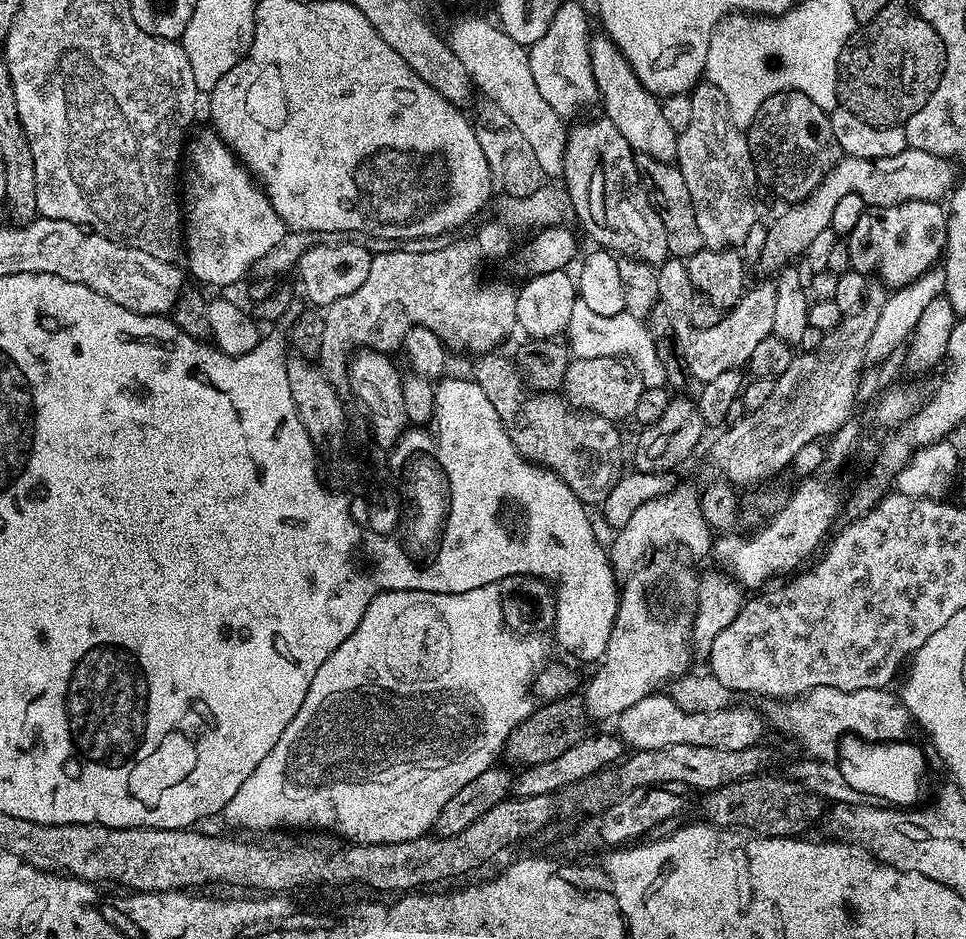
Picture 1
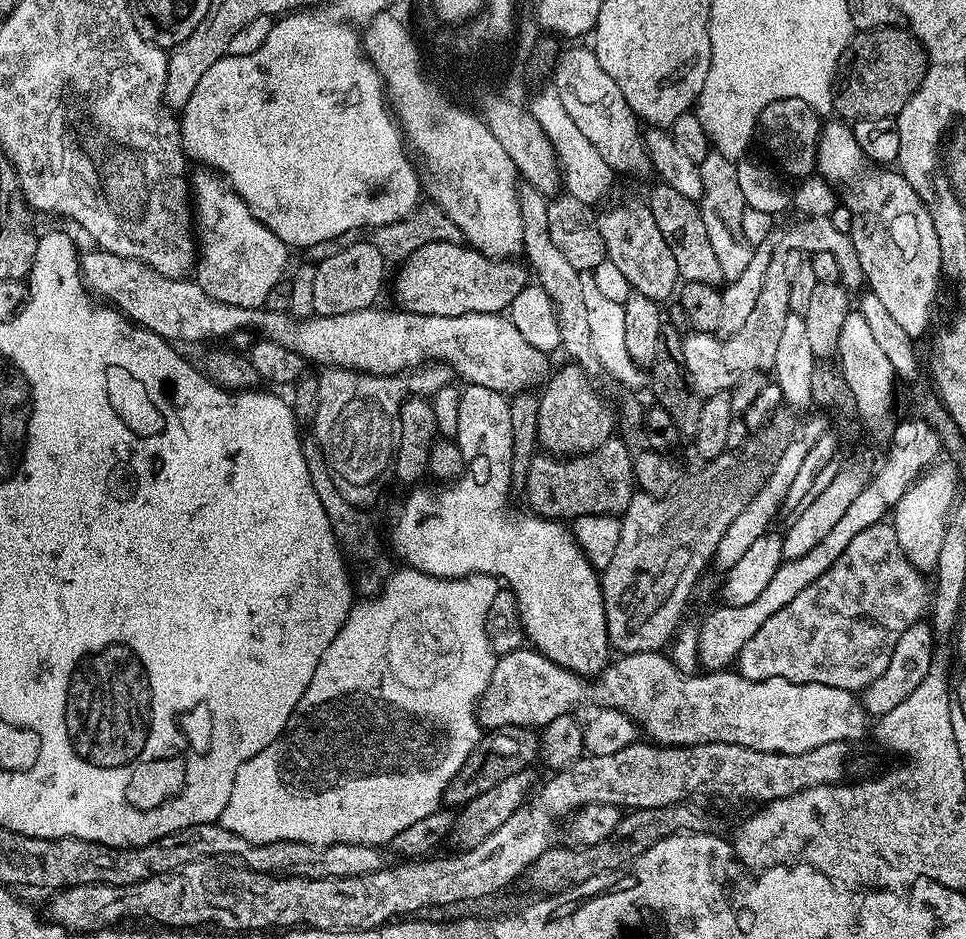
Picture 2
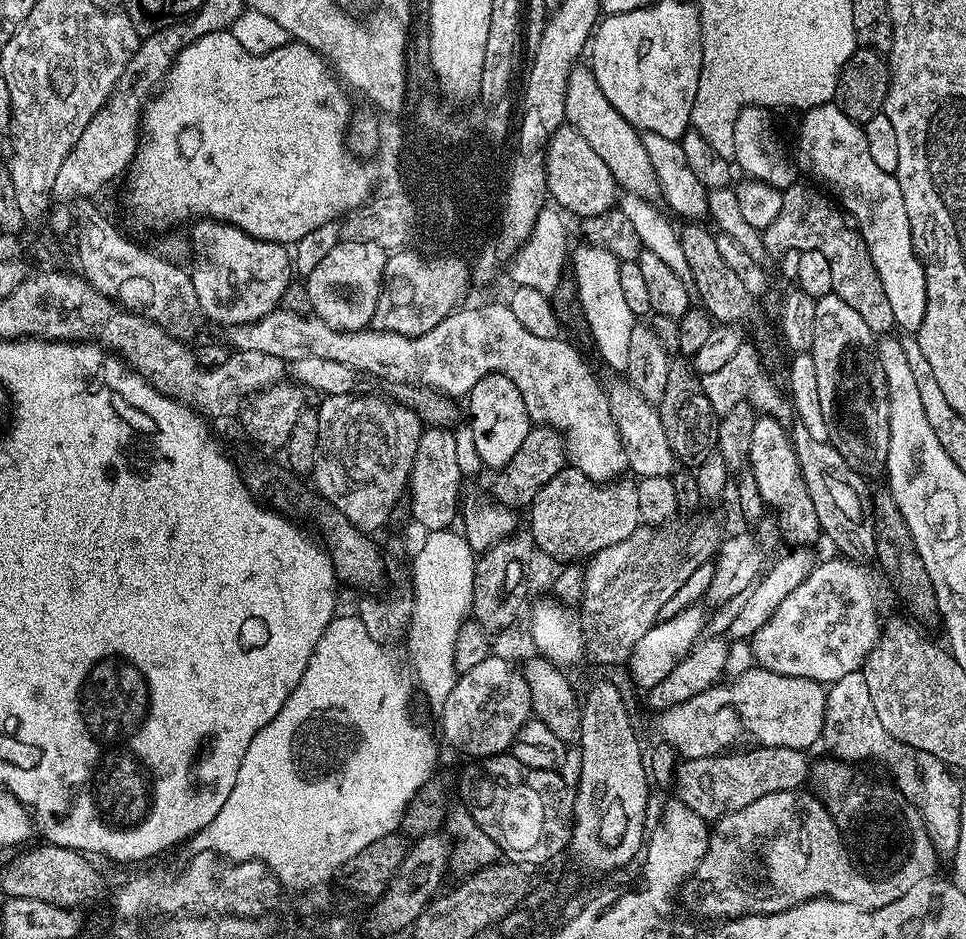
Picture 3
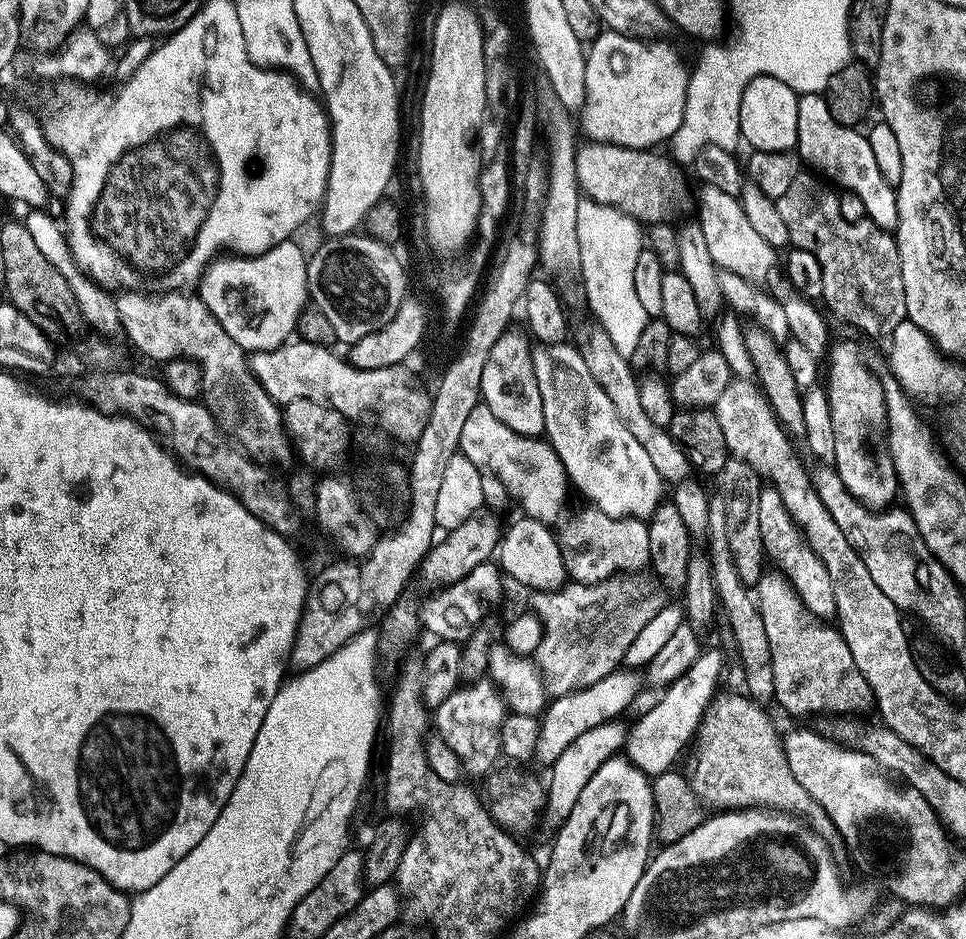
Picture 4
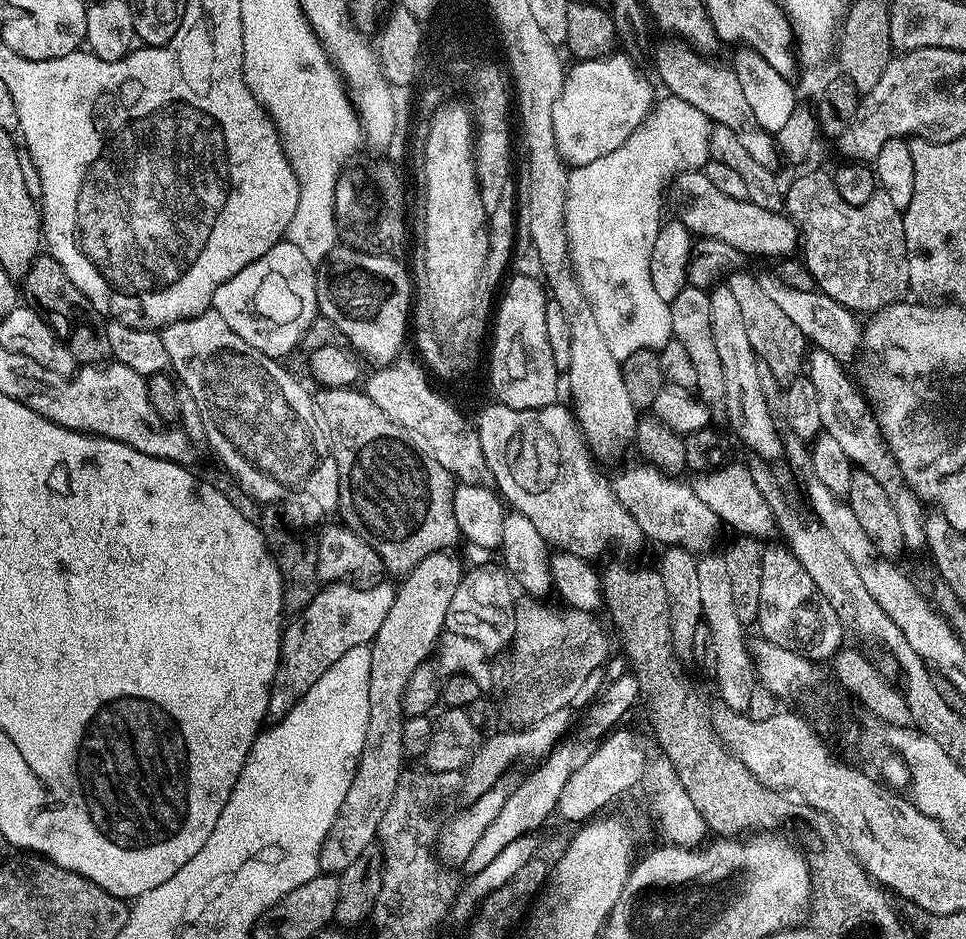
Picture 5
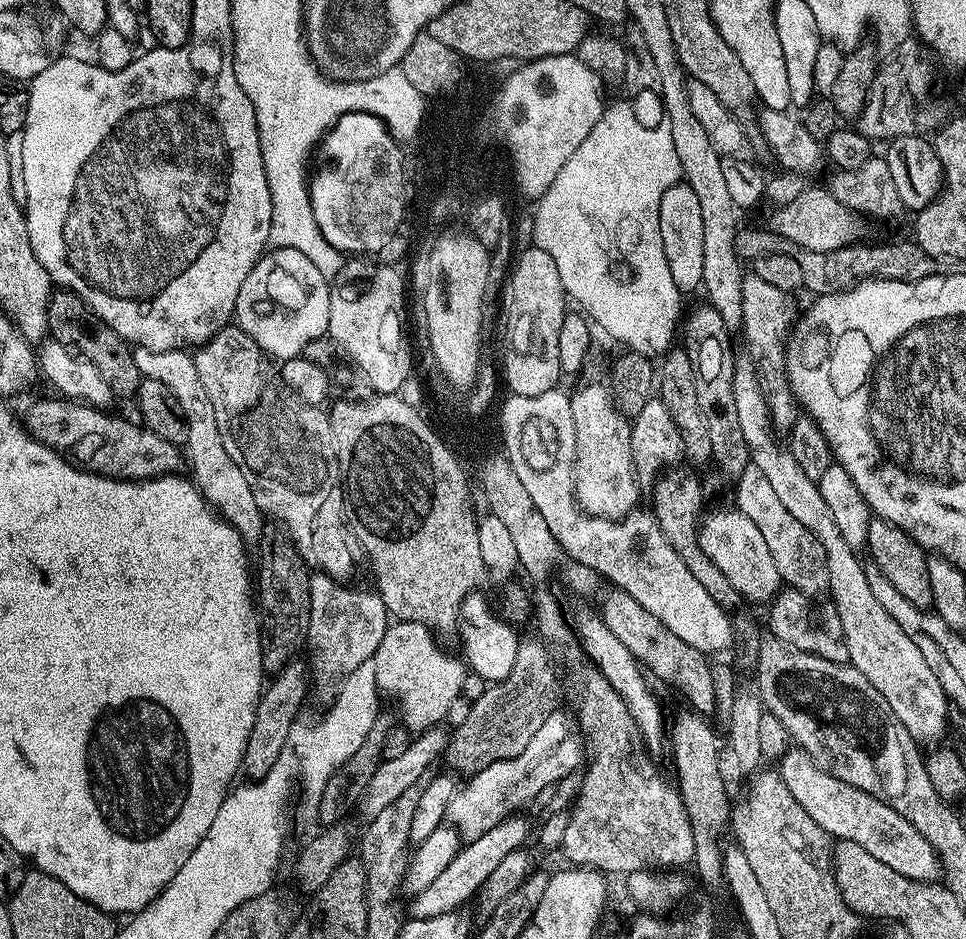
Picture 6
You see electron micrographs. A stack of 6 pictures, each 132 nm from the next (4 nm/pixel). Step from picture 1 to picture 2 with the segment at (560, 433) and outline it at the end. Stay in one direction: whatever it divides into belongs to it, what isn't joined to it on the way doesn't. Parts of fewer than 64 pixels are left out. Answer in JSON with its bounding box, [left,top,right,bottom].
[525,438,635,520]

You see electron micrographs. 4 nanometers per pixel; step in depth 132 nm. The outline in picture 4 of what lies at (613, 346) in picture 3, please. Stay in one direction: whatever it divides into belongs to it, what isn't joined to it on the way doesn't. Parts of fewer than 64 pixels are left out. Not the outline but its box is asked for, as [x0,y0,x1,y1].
[578,199,650,356]

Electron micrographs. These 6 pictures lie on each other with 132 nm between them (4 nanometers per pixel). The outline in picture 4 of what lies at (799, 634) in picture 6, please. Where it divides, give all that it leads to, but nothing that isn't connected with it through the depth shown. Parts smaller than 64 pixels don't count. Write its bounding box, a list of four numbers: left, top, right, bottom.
[759,486,835,618]

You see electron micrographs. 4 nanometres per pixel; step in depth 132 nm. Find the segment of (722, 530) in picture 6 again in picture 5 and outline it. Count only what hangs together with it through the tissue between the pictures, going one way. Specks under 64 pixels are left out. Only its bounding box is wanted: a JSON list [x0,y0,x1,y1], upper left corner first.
[612,464,717,553]

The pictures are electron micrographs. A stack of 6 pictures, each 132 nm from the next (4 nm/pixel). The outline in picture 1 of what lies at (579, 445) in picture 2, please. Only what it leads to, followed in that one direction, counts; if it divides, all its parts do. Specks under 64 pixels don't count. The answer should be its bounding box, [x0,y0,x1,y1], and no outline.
[562,356,645,422]

